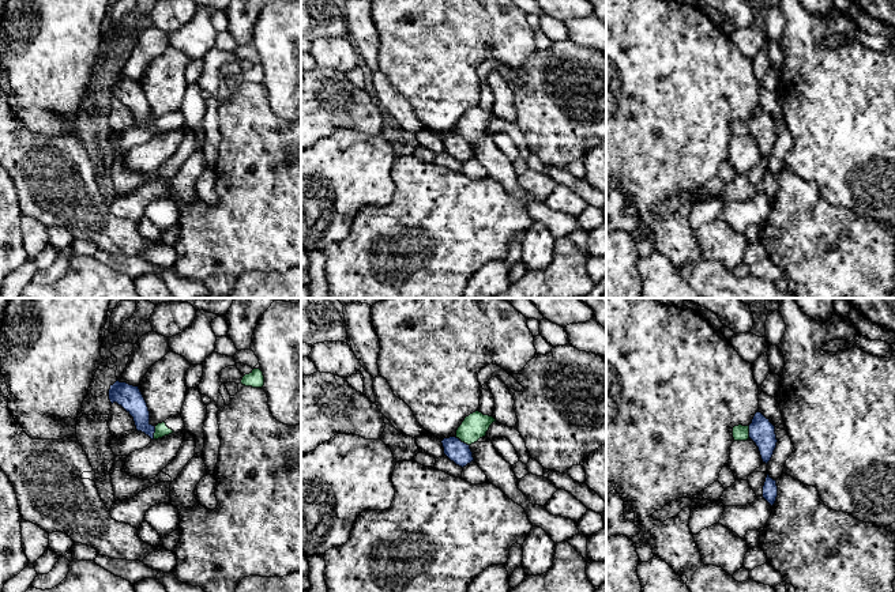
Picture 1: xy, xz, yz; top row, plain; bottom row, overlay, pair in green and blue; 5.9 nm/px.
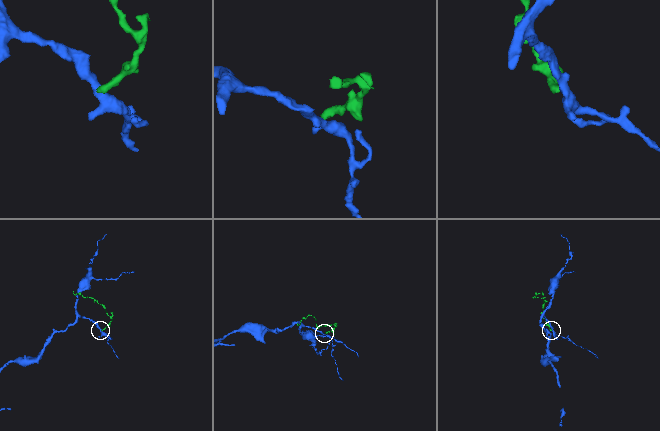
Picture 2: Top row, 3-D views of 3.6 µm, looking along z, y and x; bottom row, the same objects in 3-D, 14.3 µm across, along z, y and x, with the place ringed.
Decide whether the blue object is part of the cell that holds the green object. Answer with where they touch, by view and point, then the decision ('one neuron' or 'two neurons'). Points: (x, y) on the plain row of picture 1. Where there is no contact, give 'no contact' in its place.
xz (462, 136) | two neurons

